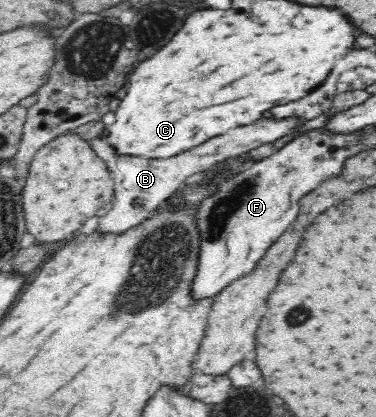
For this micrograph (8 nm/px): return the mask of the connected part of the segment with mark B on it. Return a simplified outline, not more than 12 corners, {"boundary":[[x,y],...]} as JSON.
{"boundary":[[305,118],[259,119],[179,156],[119,156],[88,142],[114,181],[99,230],[153,217],[186,181],[297,133]]}

